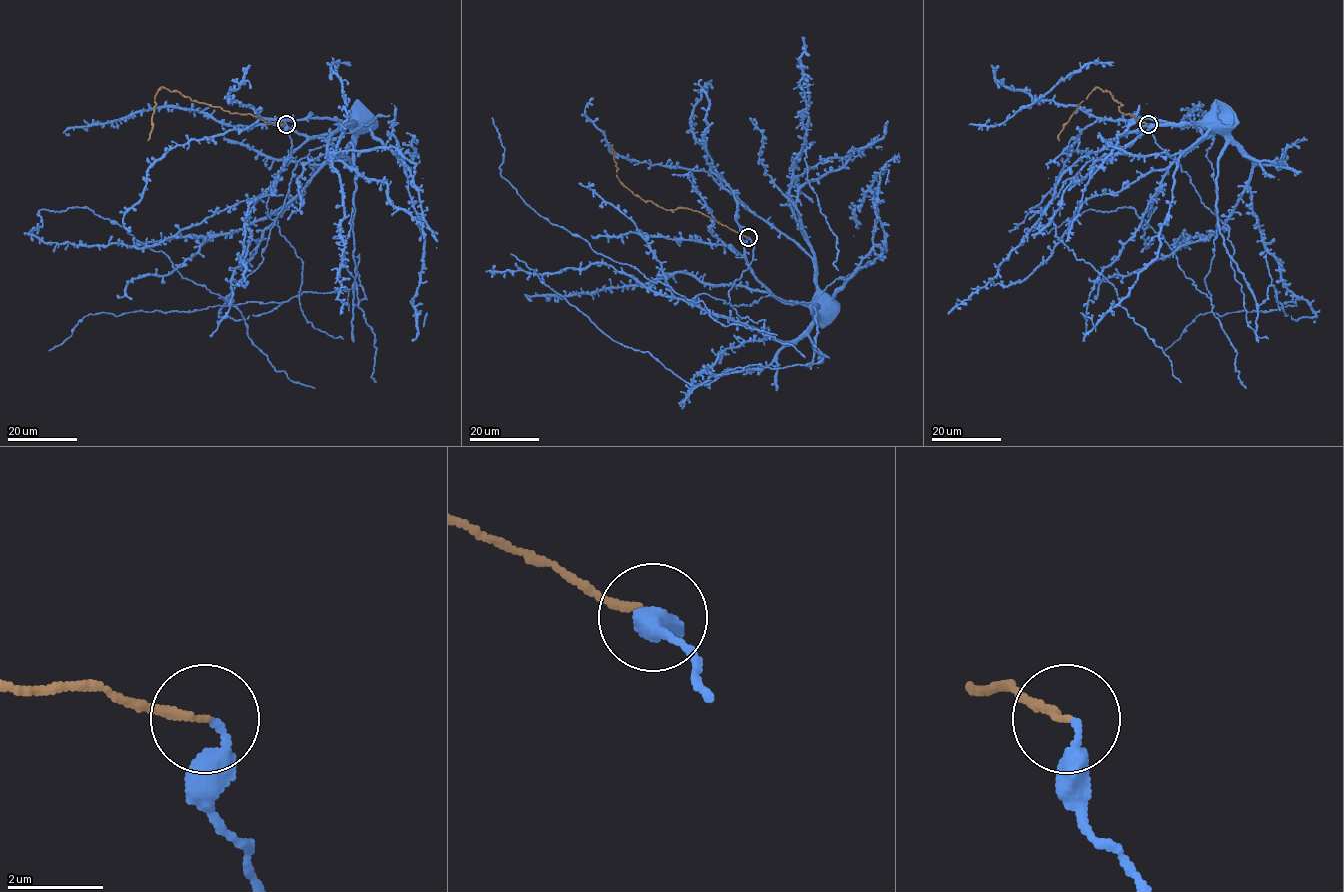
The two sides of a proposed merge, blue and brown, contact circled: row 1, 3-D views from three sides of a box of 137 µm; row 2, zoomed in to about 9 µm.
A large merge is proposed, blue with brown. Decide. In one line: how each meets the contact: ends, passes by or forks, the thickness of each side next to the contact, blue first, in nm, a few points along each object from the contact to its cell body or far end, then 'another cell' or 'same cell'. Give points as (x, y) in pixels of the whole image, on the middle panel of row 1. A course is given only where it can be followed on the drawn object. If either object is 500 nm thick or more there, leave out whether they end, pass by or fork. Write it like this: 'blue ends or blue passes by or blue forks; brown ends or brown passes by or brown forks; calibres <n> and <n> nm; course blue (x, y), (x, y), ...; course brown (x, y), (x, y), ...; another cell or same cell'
blue ends; brown ends; calibres 220 and 160 nm; course blue (748, 238), (753, 244), (749, 267), (773, 293), (784, 301), (808, 305), (817, 298), (821, 301); course brown (747, 237), (700, 212), (685, 208), (670, 210), (644, 201), (619, 180), (614, 151), (610, 148); same cell

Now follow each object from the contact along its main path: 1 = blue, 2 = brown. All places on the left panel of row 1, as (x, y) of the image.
1: (286, 124), (291, 142), (291, 157), (287, 159), (311, 138), (340, 131), (359, 118)
2: (285, 124), (266, 122), (251, 114), (231, 113), (163, 87), (155, 96), (152, 130), (148, 141)

